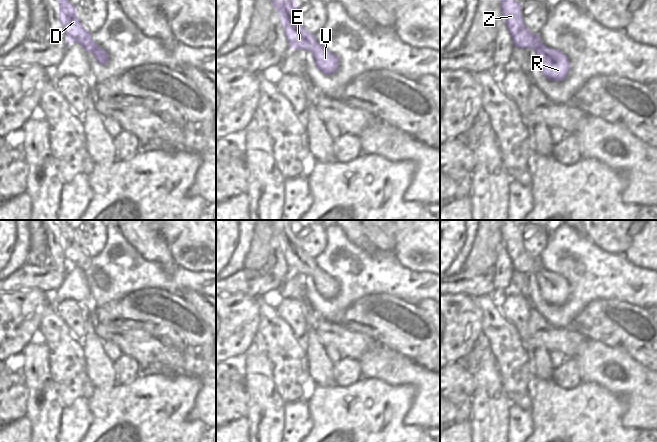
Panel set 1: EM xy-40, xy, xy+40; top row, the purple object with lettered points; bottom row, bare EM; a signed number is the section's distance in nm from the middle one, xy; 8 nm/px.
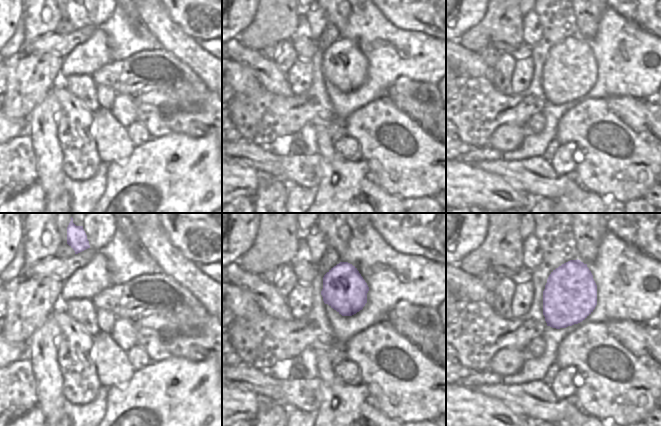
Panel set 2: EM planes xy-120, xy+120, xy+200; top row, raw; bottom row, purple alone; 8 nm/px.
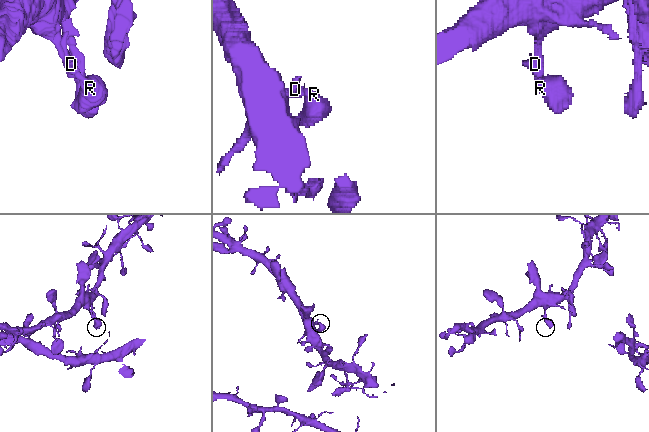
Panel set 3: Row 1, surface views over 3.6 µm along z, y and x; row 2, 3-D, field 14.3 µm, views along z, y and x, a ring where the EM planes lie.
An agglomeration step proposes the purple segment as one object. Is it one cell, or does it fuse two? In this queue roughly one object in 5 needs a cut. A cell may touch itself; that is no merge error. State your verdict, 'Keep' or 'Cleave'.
Keep.

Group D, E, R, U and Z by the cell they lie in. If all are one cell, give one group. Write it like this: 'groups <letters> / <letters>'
groups D E R U Z

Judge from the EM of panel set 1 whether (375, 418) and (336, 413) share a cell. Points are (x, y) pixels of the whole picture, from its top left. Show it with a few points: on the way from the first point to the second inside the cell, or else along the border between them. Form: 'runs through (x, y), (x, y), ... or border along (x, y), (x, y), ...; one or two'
runs through (365, 418), (346, 418); one

